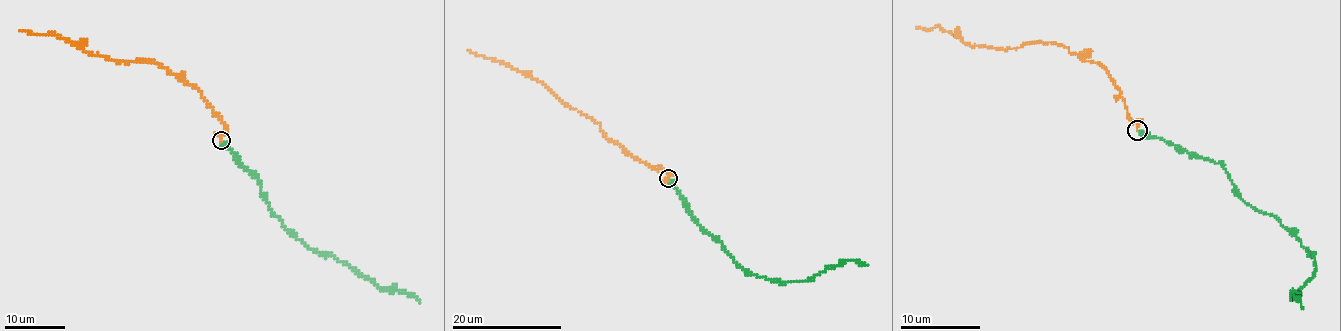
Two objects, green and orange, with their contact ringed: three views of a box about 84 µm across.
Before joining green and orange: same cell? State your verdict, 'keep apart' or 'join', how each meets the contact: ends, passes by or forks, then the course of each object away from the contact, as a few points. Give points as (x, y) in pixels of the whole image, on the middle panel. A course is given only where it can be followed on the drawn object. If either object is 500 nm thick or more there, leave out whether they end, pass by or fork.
join; green ends; orange passes by; course green (669, 178), (689, 215), (736, 264), (753, 275), (774, 281), (805, 281), (845, 260), (859, 260), (868, 265); course orange (669, 178), (670, 173), (653, 168), (609, 139), (601, 126), (565, 105), (538, 81), (504, 63), (468, 51)

